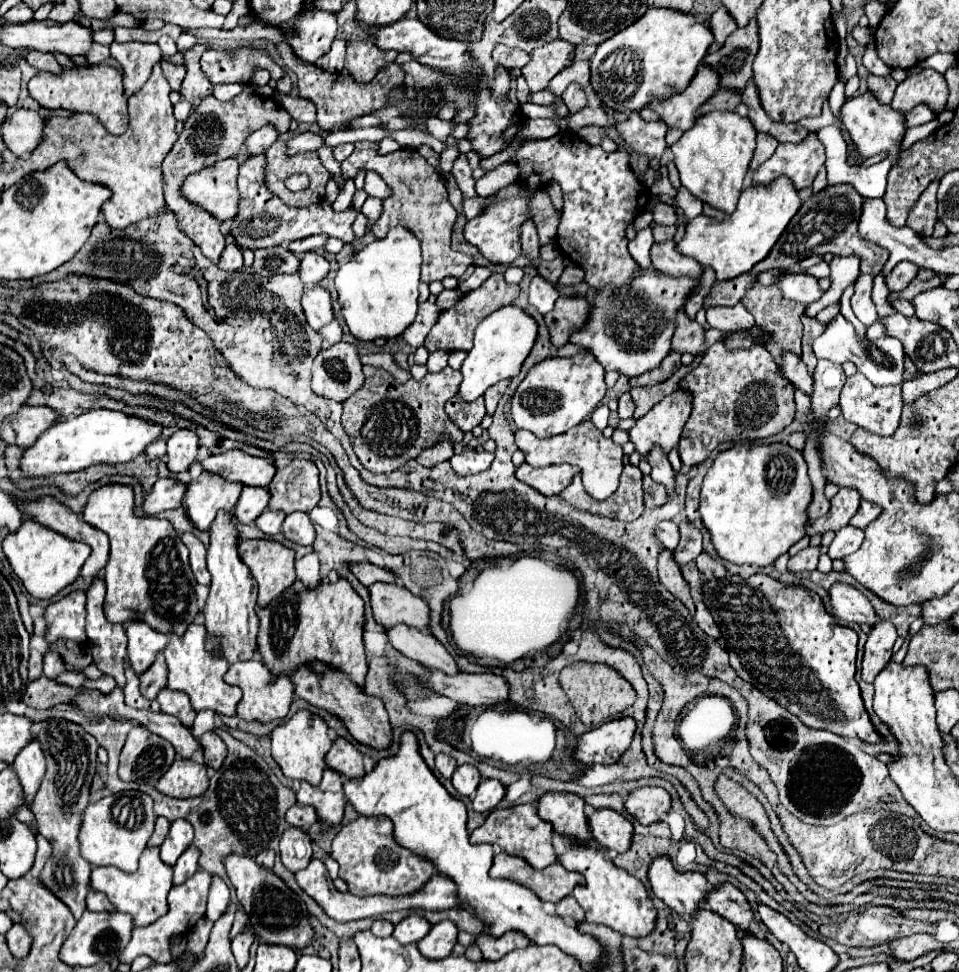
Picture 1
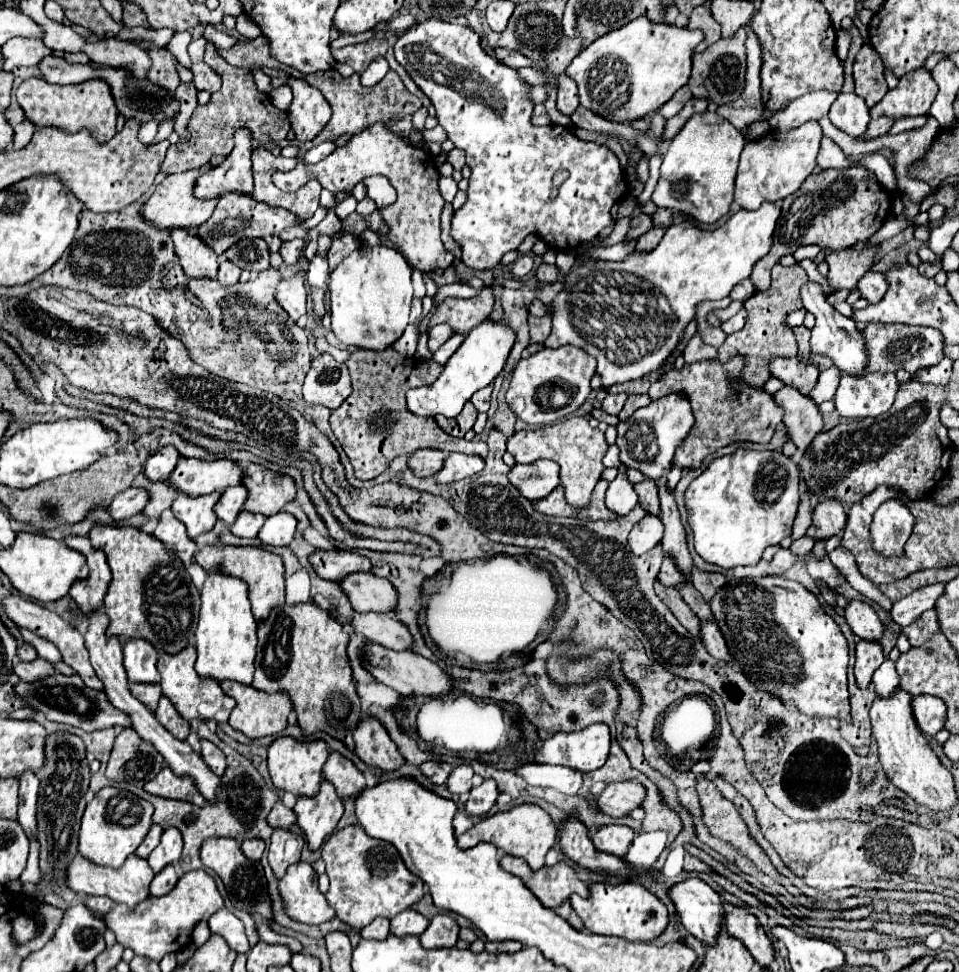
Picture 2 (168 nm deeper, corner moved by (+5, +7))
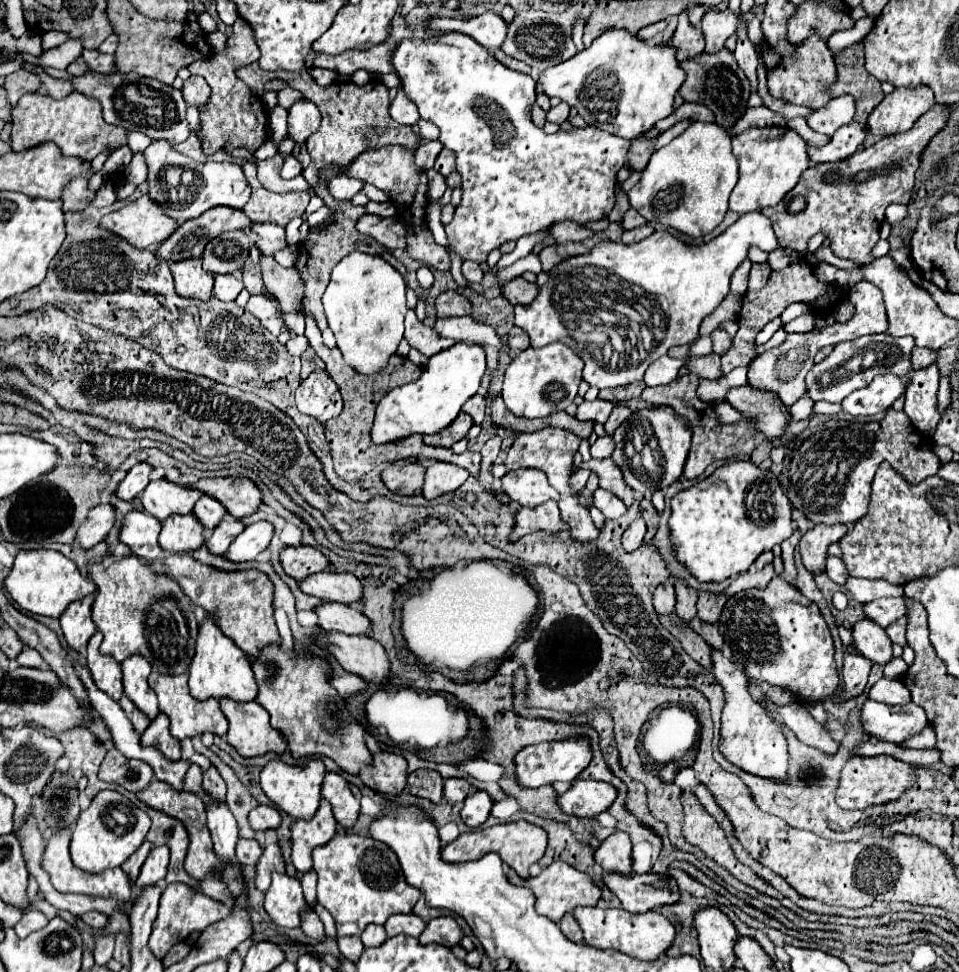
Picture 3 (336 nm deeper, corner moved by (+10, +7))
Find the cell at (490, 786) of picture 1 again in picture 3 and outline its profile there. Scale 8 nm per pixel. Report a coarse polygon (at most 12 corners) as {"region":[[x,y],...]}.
{"region":[[475,791],[463,801],[461,819],[481,825],[491,811],[487,791]]}

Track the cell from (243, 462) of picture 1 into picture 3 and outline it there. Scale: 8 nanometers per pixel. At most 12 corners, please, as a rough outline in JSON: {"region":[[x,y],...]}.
{"region":[[161,477],[145,487],[139,501],[165,521],[189,513],[201,495],[189,485]]}

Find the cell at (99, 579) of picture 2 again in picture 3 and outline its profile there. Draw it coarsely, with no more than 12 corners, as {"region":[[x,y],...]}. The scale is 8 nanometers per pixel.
{"region":[[93,595],[73,601],[59,617],[69,647],[79,651],[97,631]]}

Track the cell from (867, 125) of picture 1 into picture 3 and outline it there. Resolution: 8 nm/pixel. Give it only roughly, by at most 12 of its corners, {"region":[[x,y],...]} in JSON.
{"region":[[849,95],[815,109],[807,123],[823,135],[833,135],[855,117]]}

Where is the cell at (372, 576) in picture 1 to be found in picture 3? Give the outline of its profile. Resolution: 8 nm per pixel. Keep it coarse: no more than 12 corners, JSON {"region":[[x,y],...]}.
{"region":[[285,547],[281,563],[287,575],[305,577],[331,569],[315,547]]}

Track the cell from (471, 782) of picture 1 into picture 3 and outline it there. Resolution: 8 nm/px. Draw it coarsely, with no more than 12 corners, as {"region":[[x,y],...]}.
{"region":[[445,779],[443,797],[453,805],[469,795],[469,781]]}

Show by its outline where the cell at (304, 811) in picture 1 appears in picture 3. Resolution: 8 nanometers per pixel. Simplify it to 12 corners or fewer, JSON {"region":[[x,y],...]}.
{"region":[[259,805],[249,813],[253,831],[277,829],[281,813]]}

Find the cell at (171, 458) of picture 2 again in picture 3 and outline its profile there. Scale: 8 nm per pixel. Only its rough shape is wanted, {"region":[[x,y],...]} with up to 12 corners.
{"region":[[137,463],[115,493],[125,501],[149,485],[153,465]]}

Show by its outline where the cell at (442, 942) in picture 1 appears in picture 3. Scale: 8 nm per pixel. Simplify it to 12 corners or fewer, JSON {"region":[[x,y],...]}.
{"region":[[437,917],[419,935],[421,945],[453,947],[463,933],[453,917]]}

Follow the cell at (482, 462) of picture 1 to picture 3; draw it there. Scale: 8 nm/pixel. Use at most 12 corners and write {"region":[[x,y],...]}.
{"region":[[425,461],[423,495],[435,499],[465,483],[469,471]]}

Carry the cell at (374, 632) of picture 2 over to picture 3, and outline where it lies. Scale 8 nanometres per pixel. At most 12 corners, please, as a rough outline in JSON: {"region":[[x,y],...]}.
{"region":[[343,603],[315,609],[319,627],[345,635],[367,635],[371,621]]}

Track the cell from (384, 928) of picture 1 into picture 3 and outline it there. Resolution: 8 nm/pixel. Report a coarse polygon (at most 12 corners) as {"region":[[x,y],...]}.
{"region":[[367,925],[361,933],[365,947],[387,939],[383,925]]}

